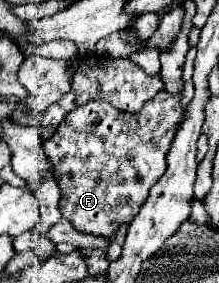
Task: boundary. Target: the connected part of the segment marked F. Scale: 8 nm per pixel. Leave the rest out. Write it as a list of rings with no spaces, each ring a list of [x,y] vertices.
[[[160,92],[138,114],[120,112],[108,102],[88,102],[68,112],[54,136],[44,142],[60,186],[60,210],[76,230],[112,238],[120,224],[138,214],[166,166],[174,130],[182,118],[182,96]]]

